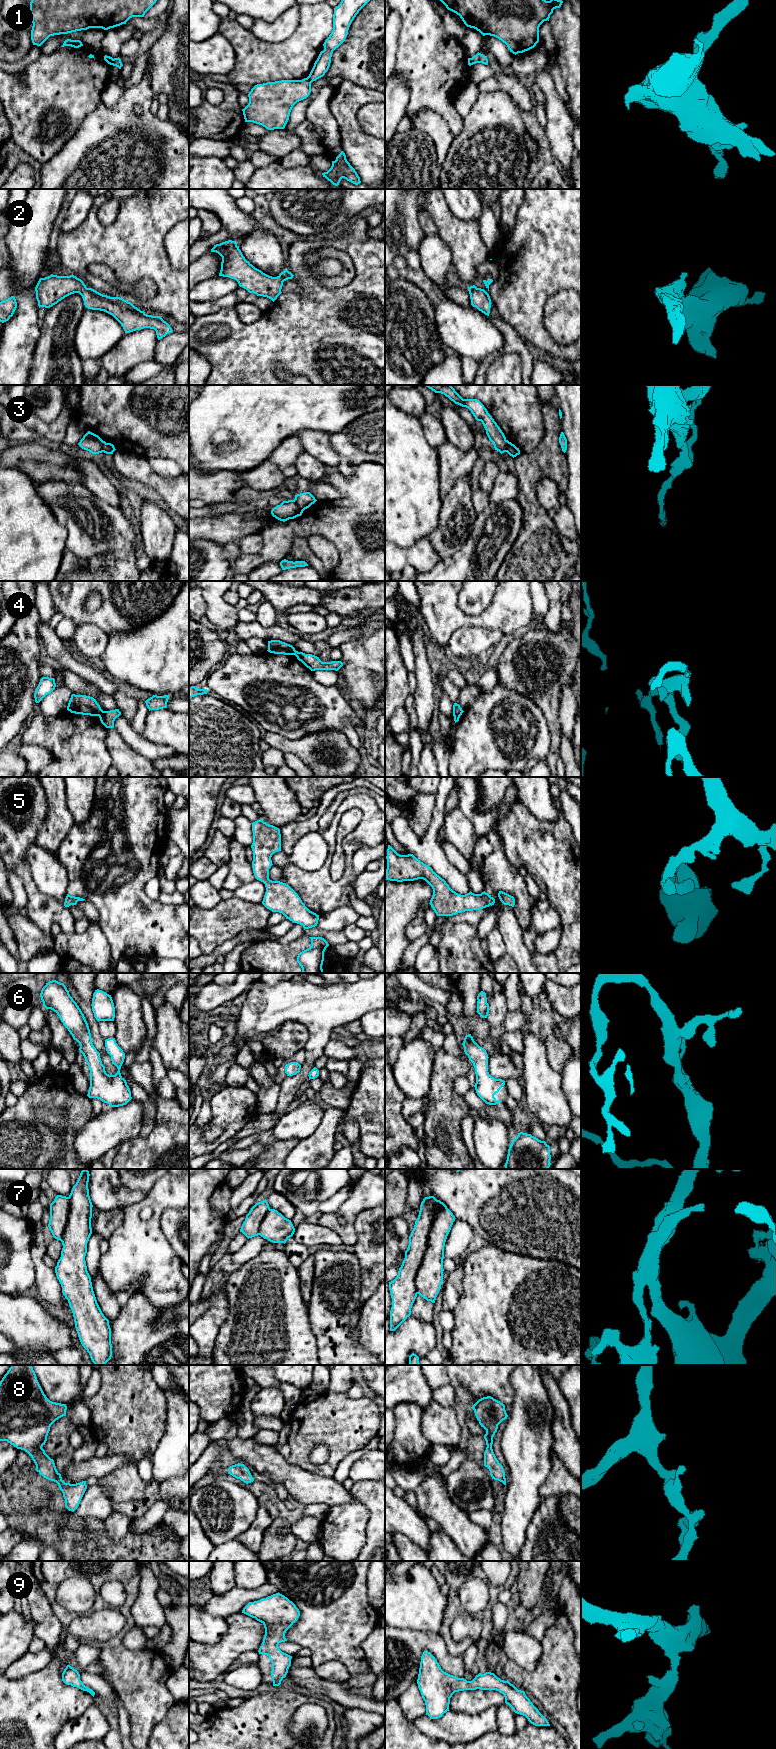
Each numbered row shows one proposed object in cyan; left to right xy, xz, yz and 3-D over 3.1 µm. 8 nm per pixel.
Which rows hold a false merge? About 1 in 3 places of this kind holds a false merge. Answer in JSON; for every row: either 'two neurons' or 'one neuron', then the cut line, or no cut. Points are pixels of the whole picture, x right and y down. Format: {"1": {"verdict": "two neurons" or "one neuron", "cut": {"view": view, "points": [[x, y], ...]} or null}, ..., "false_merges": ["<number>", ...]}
{"1": {"verdict": "two neurons", "cut": {"view": "xy", "points": [[113, 59], [111, 64]]}}, "2": {"verdict": "one neuron", "cut": null}, "3": {"verdict": "two neurons", "cut": {"view": "yz", "points": [[506, 440], [505, 451]]}}, "4": {"verdict": "two neurons", "cut": {"view": "xy", "points": [[104, 711], [99, 716]]}}, "5": {"verdict": "one neuron", "cut": null}, "6": {"verdict": "one neuron", "cut": null}, "7": {"verdict": "one neuron", "cut": null}, "8": {"verdict": "one neuron", "cut": null}, "9": {"verdict": "one neuron", "cut": null}, "false_merges": ["1", "3", "4"]}

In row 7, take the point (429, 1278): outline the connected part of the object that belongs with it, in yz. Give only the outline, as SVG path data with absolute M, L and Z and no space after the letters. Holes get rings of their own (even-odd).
M434 1196L425 1197L421 1202L418 1218L409 1236L405 1258L397 1277L389 1282L392 1298L390 1331L395 1331L411 1315L411 1308L418 1294L435 1303L443 1282L444 1246L455 1219L447 1206Z

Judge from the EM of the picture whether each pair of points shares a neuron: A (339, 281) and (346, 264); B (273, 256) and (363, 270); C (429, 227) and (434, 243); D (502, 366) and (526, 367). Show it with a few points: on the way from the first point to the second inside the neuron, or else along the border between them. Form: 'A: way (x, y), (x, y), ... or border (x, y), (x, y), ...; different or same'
A: way (343, 277), (346, 274), (346, 268); same
B: border (285, 262), (286, 268); different
C: border (425, 234), (438, 235); different
D: border (500, 354), (516, 354), (520, 360), (520, 374); different

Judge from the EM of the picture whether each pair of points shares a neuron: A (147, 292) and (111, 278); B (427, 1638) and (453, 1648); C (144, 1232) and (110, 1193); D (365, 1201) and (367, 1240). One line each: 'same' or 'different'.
A: same
B: different
C: different
D: different

